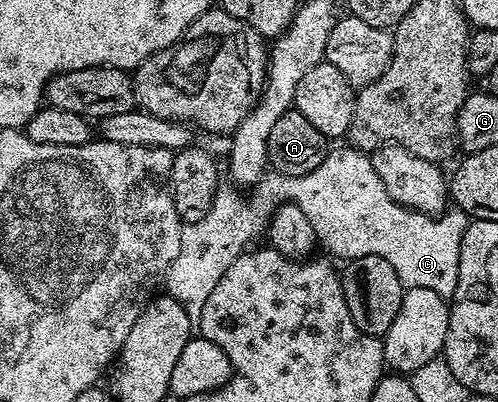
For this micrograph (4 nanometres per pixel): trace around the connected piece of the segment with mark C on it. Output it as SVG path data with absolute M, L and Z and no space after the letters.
M348 144L341 145L338 150L330 149L325 155L323 164L319 164L319 168L315 168L310 174L287 178L276 172L266 173L252 191L253 203L250 206L244 206L231 191L225 188L218 189L207 216L203 216L198 222L188 223L182 229L179 256L175 256L171 268L163 276L163 290L165 286L164 293L174 298L183 308L183 312L187 312L190 323L200 323L203 304L207 304L207 296L211 296L215 284L219 284L223 272L227 272L227 268L239 255L246 253L250 245L248 242L252 238L257 238L260 234L262 237L266 233L269 217L281 205L283 199L303 208L307 220L311 220L311 228L315 228L318 243L322 247L326 246L334 254L332 255L334 259L352 260L372 254L383 256L383 260L387 260L387 264L395 268L402 286L427 288L431 292L437 292L446 300L452 299L459 280L459 252L463 232L471 221L469 215L459 209L449 208L434 216L400 206L398 202L391 200L387 188L383 188L383 180L379 180L379 172L375 172L372 157L364 150L354 150Z

